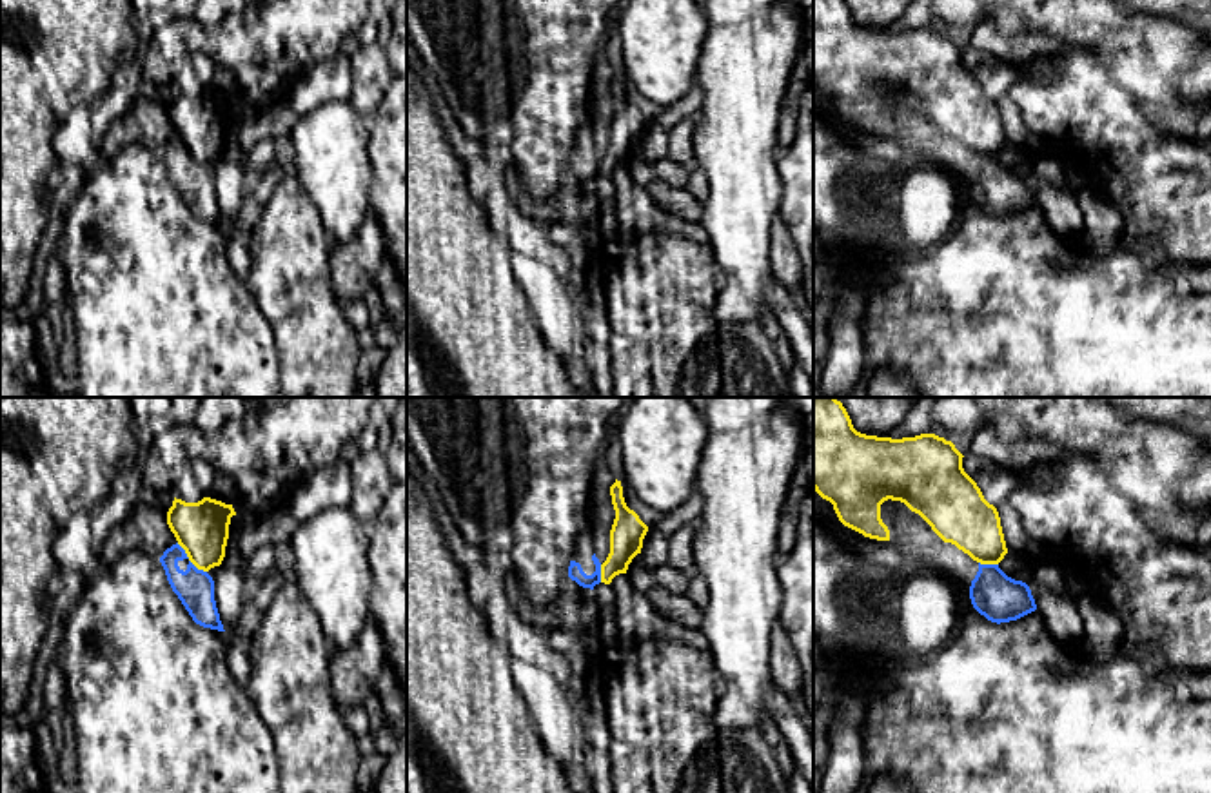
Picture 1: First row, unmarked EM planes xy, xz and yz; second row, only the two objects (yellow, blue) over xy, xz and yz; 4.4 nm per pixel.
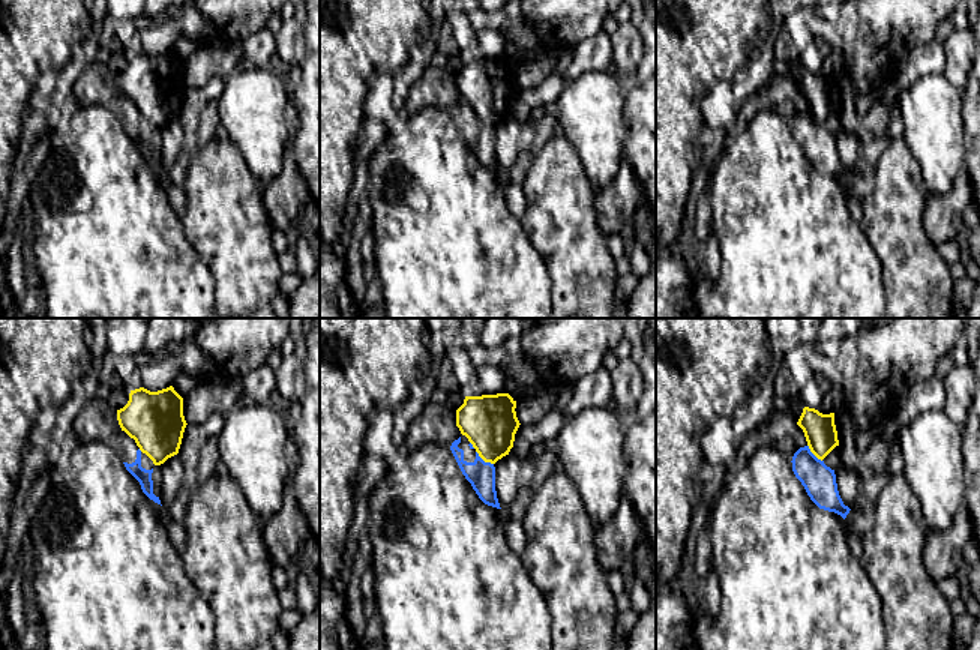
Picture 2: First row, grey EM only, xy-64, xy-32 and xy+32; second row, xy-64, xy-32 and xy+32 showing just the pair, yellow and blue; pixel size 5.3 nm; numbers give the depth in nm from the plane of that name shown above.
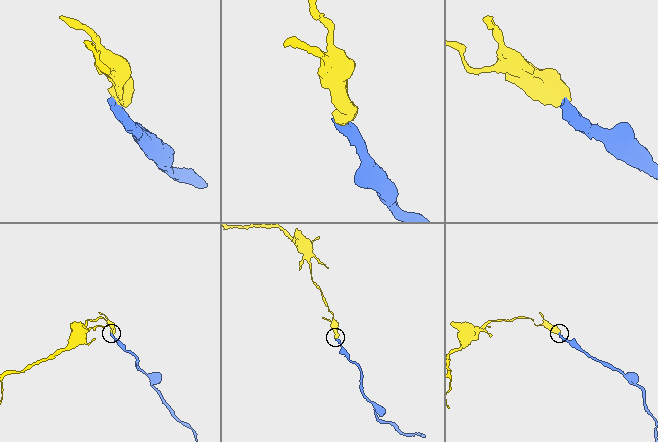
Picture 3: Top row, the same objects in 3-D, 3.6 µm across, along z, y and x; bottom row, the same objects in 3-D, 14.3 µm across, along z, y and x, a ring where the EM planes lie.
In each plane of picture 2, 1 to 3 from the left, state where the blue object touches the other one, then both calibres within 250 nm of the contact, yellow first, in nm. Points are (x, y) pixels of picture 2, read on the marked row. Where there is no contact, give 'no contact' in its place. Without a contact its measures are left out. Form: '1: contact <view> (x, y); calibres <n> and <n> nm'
1: no contact
2: contact xy-32 (483, 460); calibres 300 and 150 nm
3: contact xy+32 (814, 454); calibres 170 and 180 nm

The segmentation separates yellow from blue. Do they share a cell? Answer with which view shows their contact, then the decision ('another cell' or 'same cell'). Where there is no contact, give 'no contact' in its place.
contact in xy; another cell

